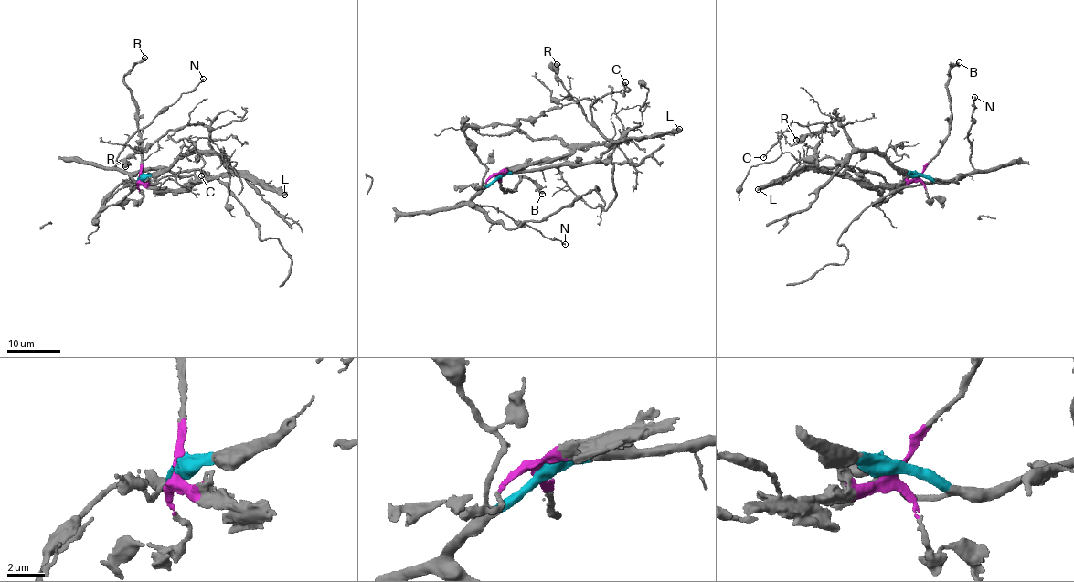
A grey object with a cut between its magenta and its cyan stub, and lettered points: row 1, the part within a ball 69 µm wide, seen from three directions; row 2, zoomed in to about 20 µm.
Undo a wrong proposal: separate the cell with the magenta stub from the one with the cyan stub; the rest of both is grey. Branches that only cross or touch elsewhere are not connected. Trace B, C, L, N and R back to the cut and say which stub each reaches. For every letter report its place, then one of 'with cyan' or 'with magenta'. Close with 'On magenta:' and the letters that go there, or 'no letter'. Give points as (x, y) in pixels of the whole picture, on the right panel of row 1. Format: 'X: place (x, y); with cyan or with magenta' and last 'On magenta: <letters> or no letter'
B: place (959, 62); with magenta
C: place (763, 157); with cyan
L: place (758, 189); with magenta
N: place (974, 97); with cyan
R: place (796, 140); with cyan
On magenta: B, L

